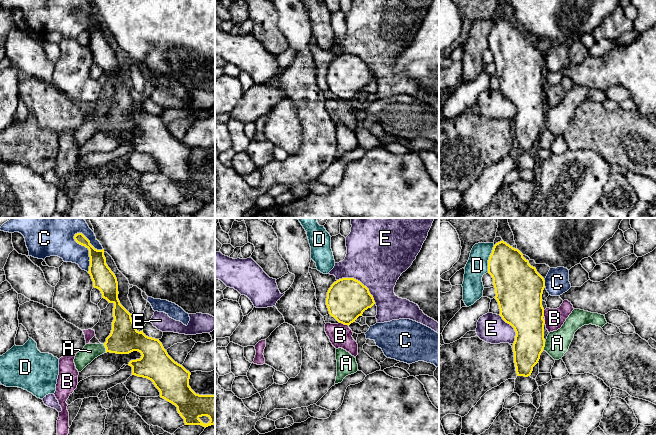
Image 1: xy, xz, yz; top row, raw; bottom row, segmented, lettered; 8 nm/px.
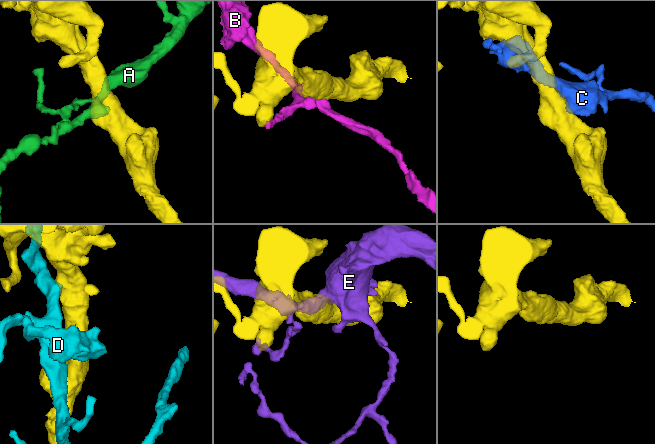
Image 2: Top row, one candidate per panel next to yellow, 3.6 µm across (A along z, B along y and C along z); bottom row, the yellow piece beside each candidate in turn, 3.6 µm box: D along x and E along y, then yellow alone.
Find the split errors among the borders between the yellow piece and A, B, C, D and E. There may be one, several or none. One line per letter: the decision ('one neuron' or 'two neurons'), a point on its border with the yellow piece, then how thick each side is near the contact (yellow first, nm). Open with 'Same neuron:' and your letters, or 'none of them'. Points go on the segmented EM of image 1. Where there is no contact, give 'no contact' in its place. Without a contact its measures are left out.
Same neuron: none of them
A: two neurons | xy (105, 347) | 240/130 nm
B: two neurons | xz (344, 324) | 340/190 nm
C: two neurons | xy (88, 249) | 170/240 nm
D: two neurons | yz (489, 258) | 340/170 nm
E: two neurons | xz (359, 281) | 340/480 nm

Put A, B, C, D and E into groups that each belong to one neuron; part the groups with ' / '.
A / B / C / D / E

